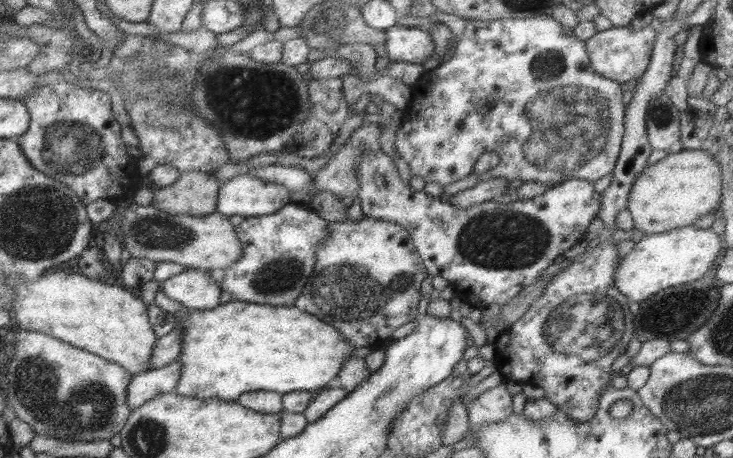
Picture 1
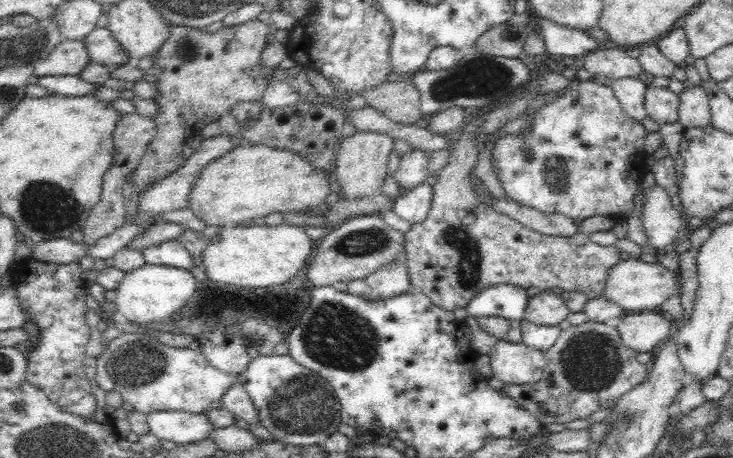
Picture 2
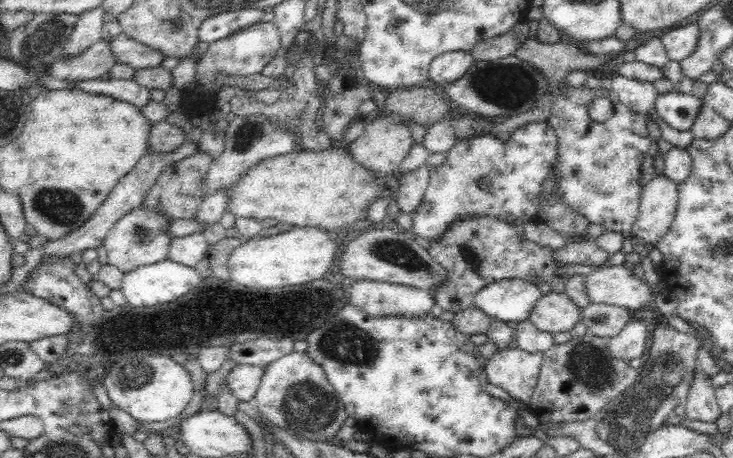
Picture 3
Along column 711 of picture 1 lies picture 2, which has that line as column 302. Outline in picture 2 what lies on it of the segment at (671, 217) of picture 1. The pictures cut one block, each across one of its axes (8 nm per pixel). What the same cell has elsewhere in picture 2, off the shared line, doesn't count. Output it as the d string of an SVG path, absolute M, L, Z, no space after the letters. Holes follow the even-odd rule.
M251 143L248 146L236 146L232 150L226 150L222 156L201 168L192 183L186 202L188 210L192 210L206 225L224 227L240 225L245 220L266 216L274 211L286 213L294 210L306 213L328 196L328 190L326 173L323 173L323 170L316 172L304 157L288 150L279 150L276 146Z

